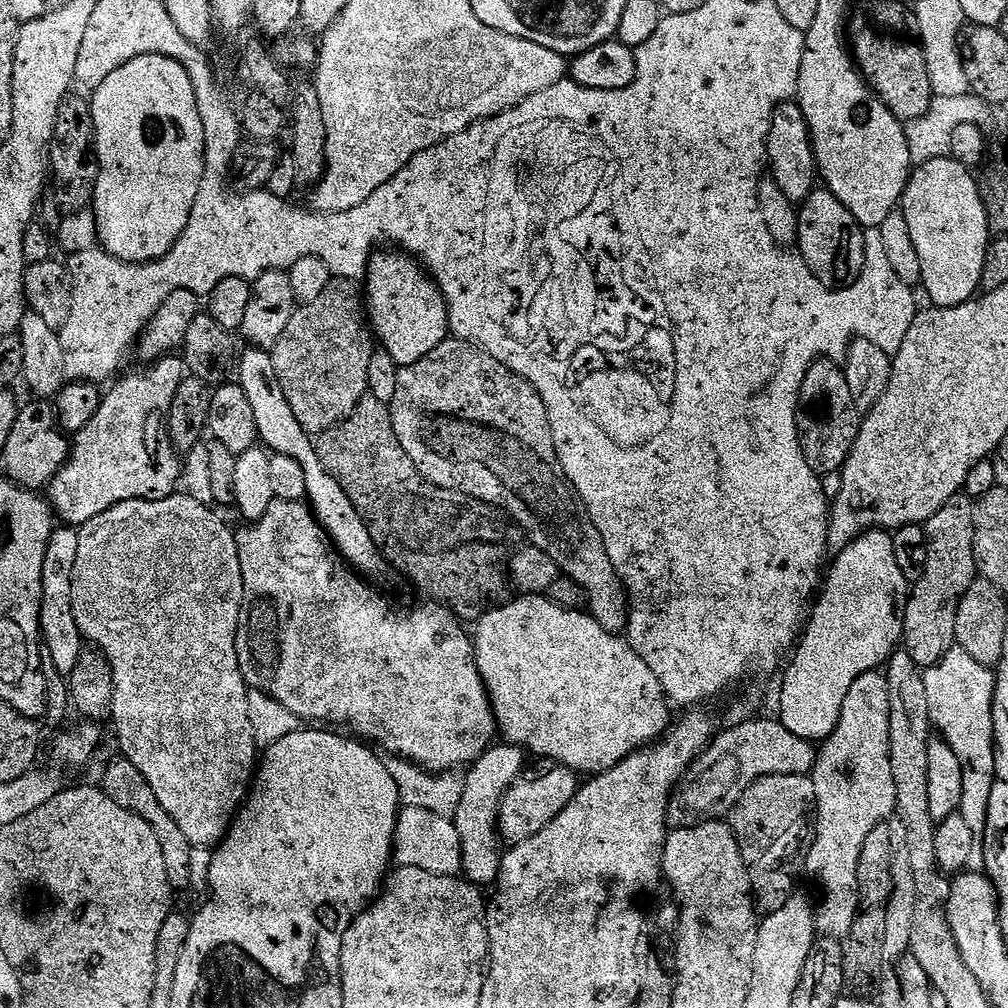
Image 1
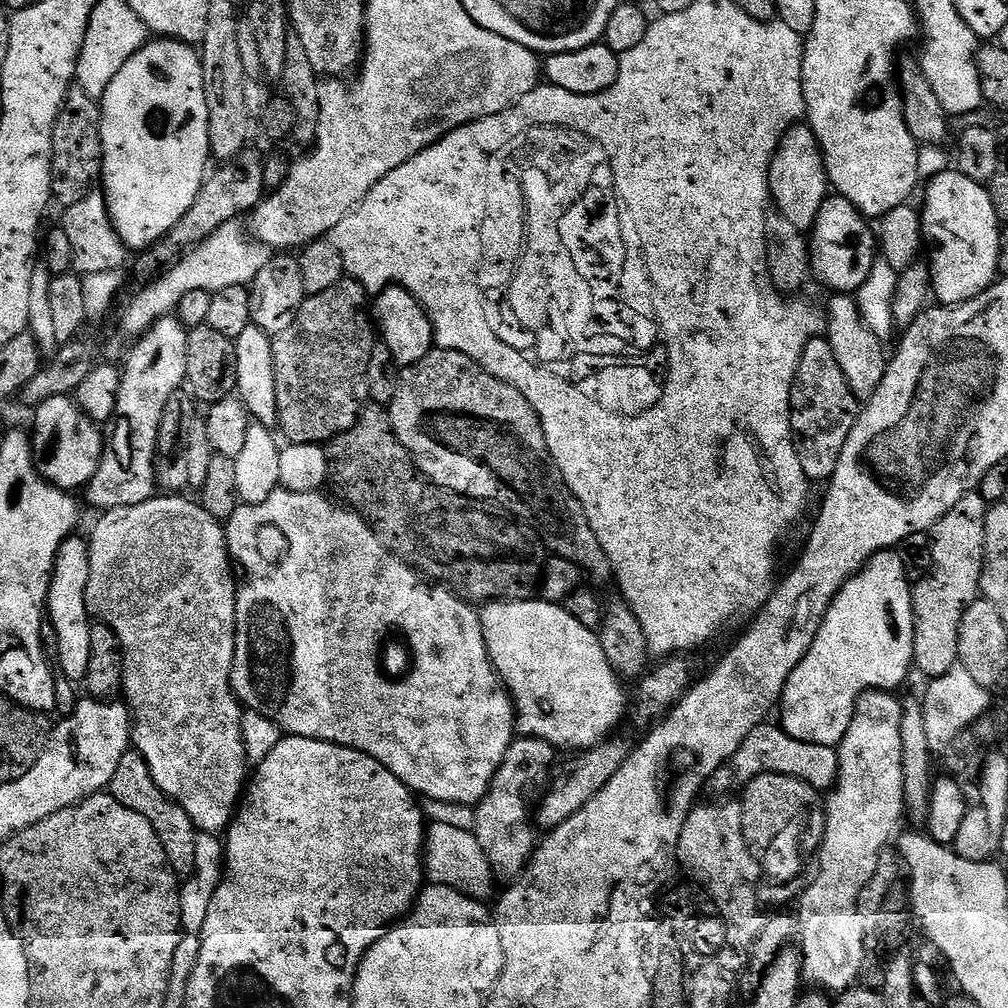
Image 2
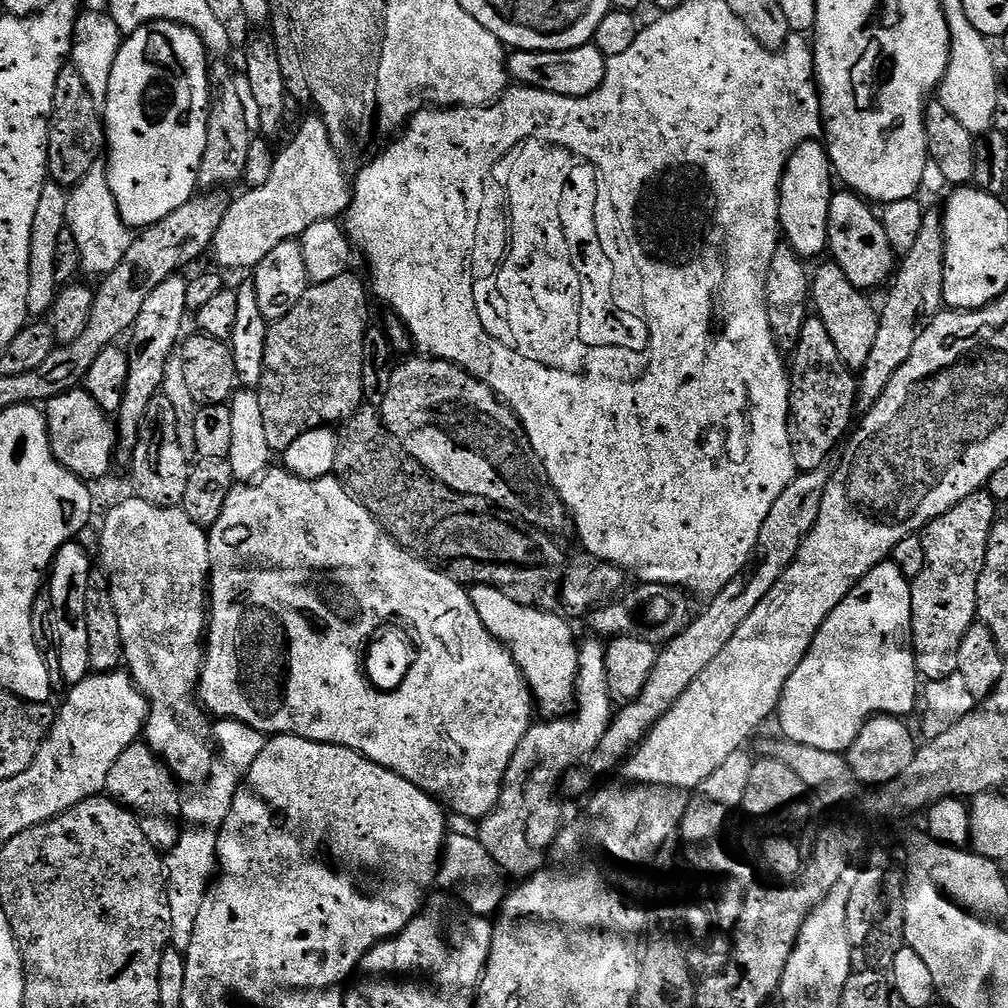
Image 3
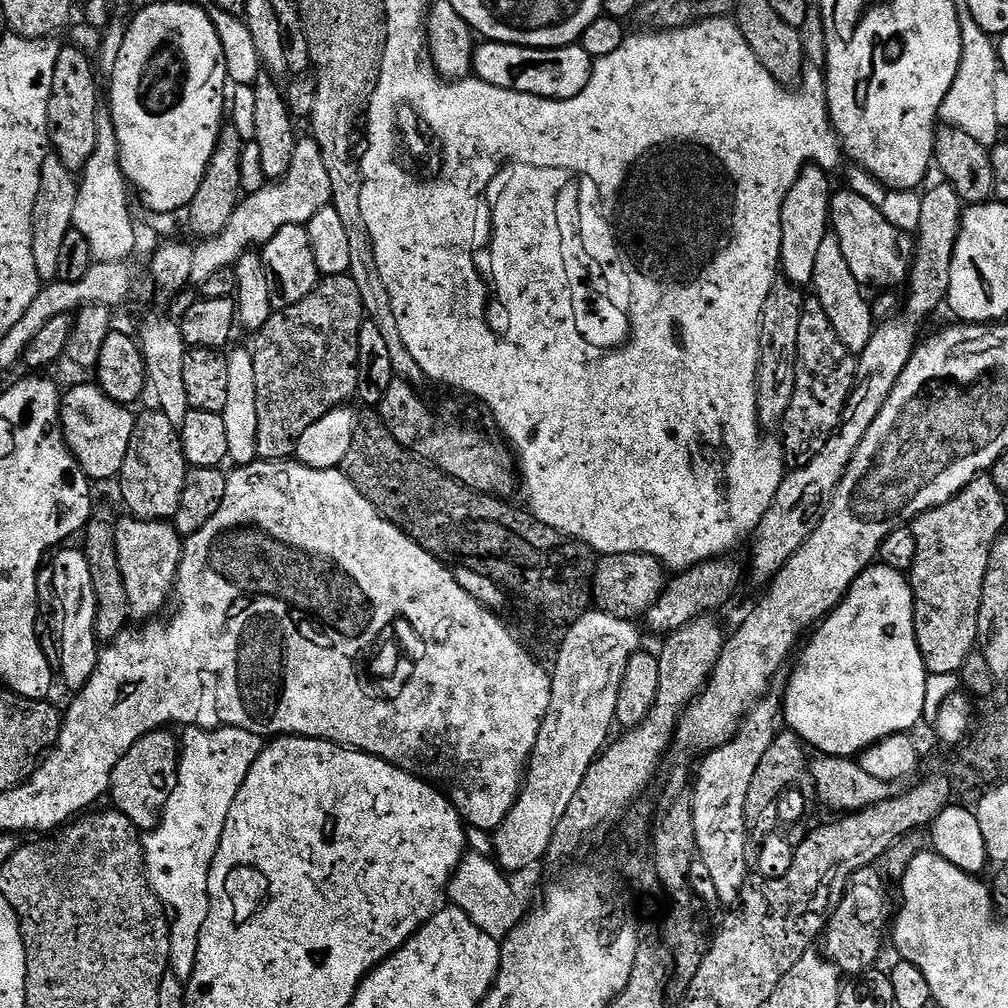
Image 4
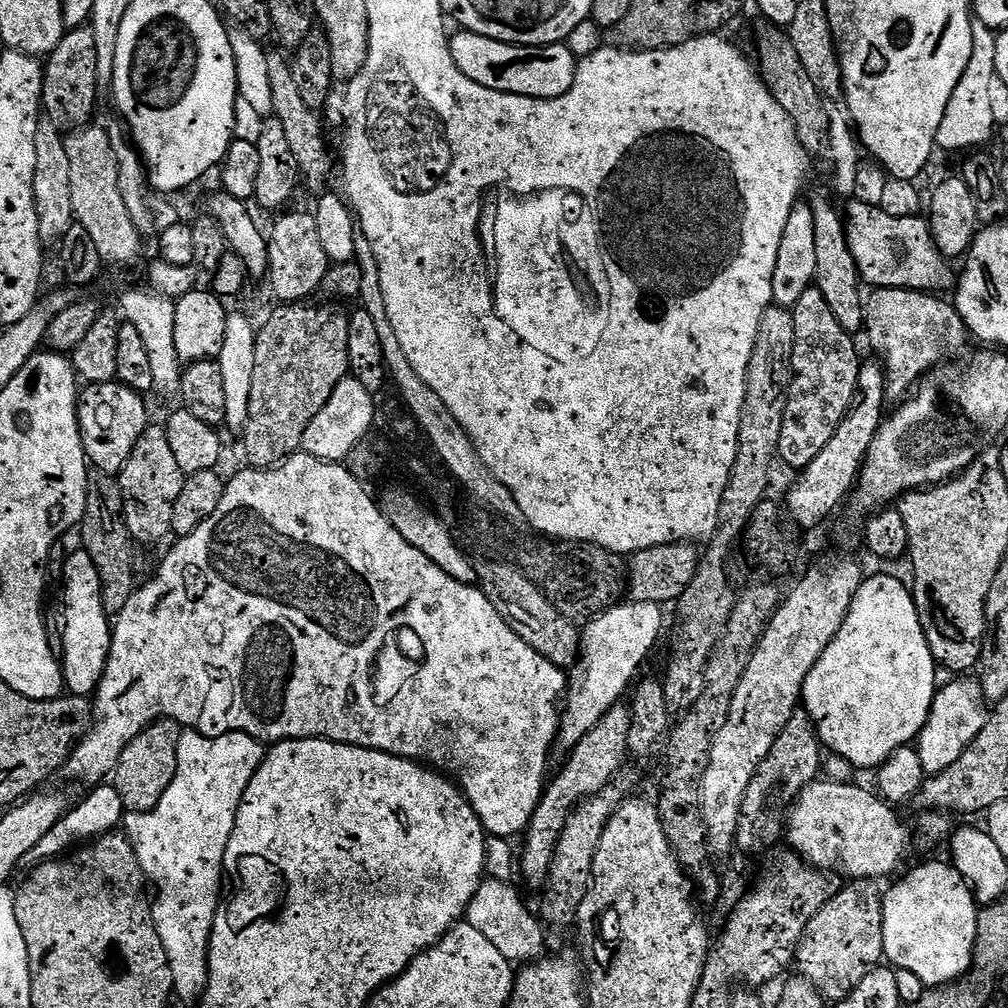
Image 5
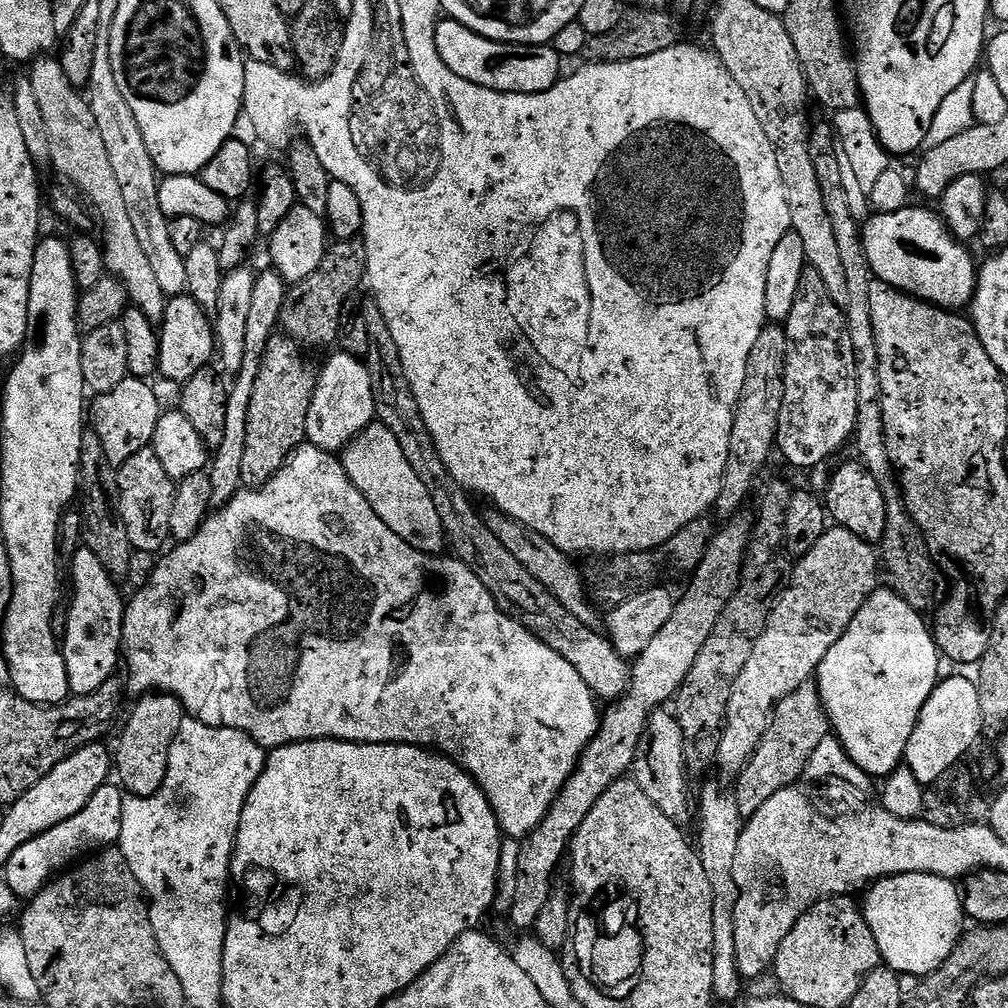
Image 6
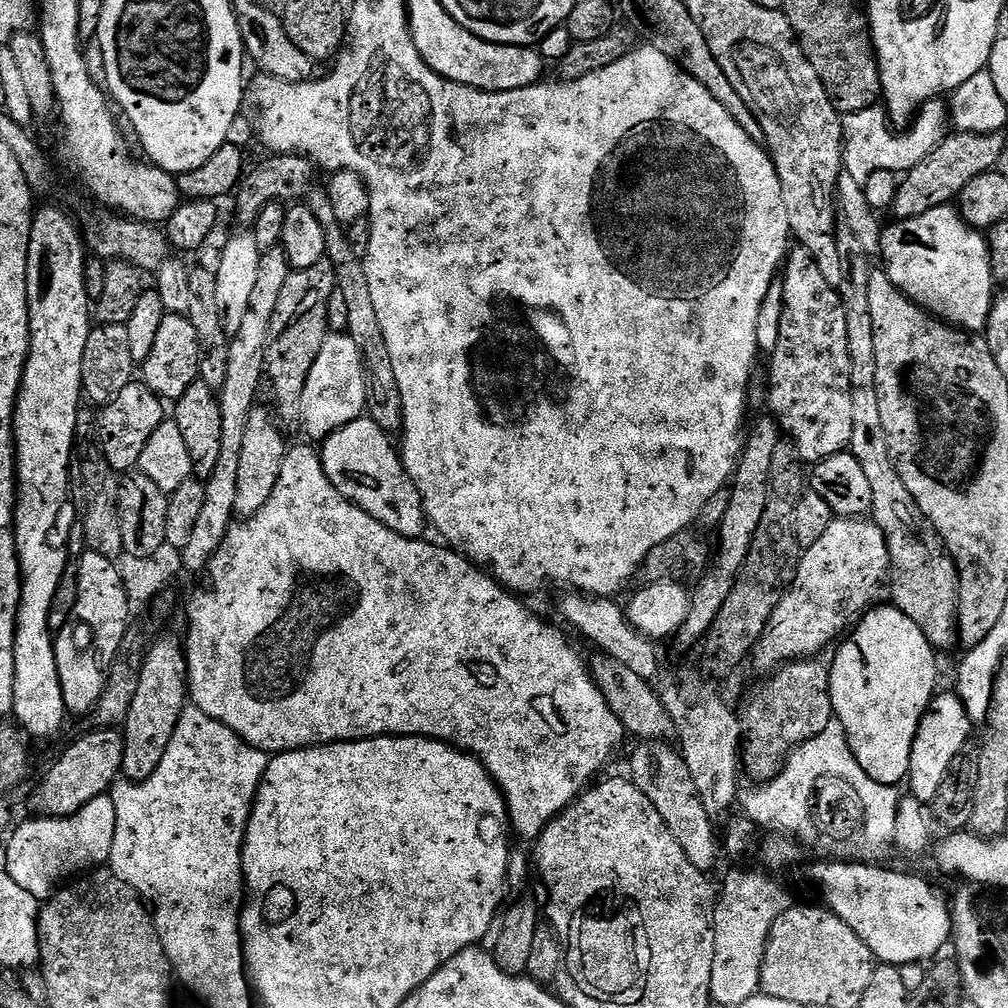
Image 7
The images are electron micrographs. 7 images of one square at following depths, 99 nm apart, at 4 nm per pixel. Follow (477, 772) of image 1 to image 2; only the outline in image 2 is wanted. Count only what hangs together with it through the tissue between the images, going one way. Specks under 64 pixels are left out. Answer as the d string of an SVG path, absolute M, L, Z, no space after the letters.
M533 736L513 739L512 745L508 747L496 767L491 787L475 805L471 831L476 836L478 846L484 852L489 866L501 877L502 875L511 877L537 843L538 836L532 833L532 824L528 821L528 804L524 801L524 787L527 786L532 772L538 771L539 768L553 767L552 755L554 749L550 742L536 740Z

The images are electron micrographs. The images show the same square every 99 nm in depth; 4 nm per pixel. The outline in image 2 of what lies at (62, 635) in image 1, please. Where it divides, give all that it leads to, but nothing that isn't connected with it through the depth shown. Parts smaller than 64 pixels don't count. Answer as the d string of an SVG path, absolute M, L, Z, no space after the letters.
M73 534L60 543L52 574L48 582L46 619L54 626L56 647L54 655L60 659L60 668L68 680L81 681L89 661L90 630L92 624L85 606L86 582L88 581L88 542Z

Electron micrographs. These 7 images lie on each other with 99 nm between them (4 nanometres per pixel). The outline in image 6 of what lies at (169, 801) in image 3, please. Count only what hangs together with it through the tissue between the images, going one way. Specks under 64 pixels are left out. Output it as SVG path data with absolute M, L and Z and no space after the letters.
M165 692L145 694L135 703L136 709L129 714L120 736L120 749L114 752L114 772L117 777L120 775L123 791L128 796L153 796L168 773L170 746L174 746L174 738L186 719L186 713L180 699Z

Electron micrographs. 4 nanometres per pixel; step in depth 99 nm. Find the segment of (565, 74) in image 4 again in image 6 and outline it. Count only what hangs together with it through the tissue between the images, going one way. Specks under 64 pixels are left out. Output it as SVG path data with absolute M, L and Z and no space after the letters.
M451 18L441 19L437 23L436 45L438 54L442 54L442 62L446 62L458 78L466 78L466 82L474 82L474 86L482 86L486 90L538 94L550 90L562 76L562 57L551 44L503 44L480 36Z

